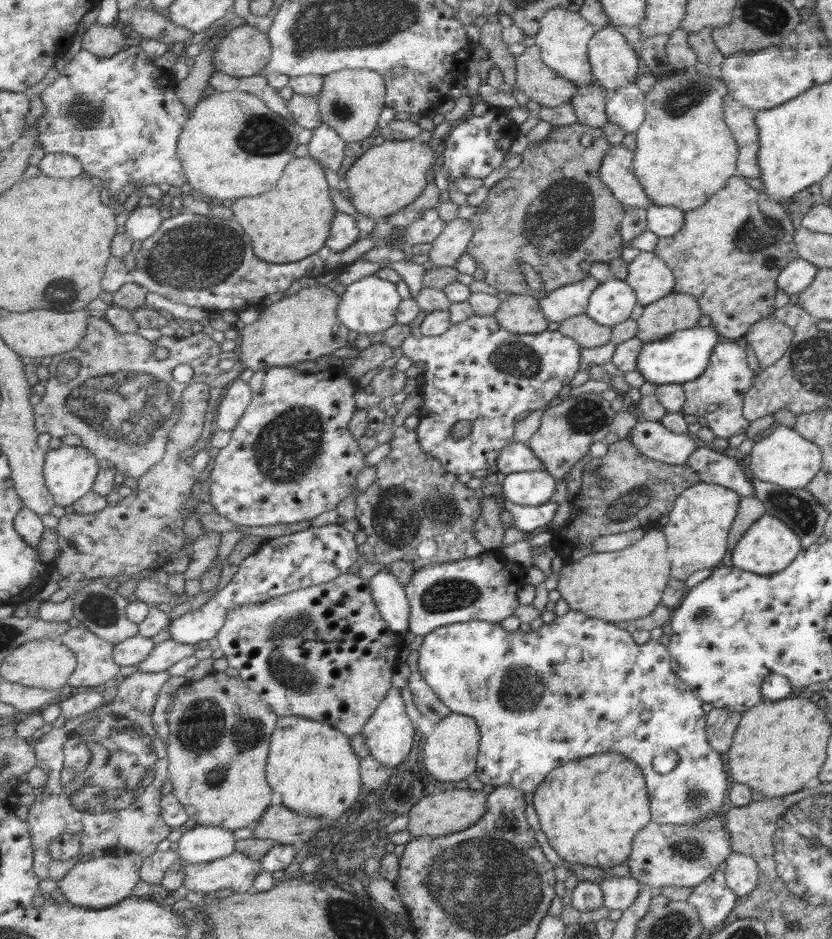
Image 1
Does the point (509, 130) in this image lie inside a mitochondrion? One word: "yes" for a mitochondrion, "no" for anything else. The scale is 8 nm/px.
no

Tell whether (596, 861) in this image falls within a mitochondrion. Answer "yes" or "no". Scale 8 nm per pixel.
no

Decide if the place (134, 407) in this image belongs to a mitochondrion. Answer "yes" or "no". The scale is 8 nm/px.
yes

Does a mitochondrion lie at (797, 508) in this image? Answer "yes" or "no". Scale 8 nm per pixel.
yes

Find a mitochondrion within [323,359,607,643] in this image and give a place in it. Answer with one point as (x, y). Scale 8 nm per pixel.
(397, 514)

